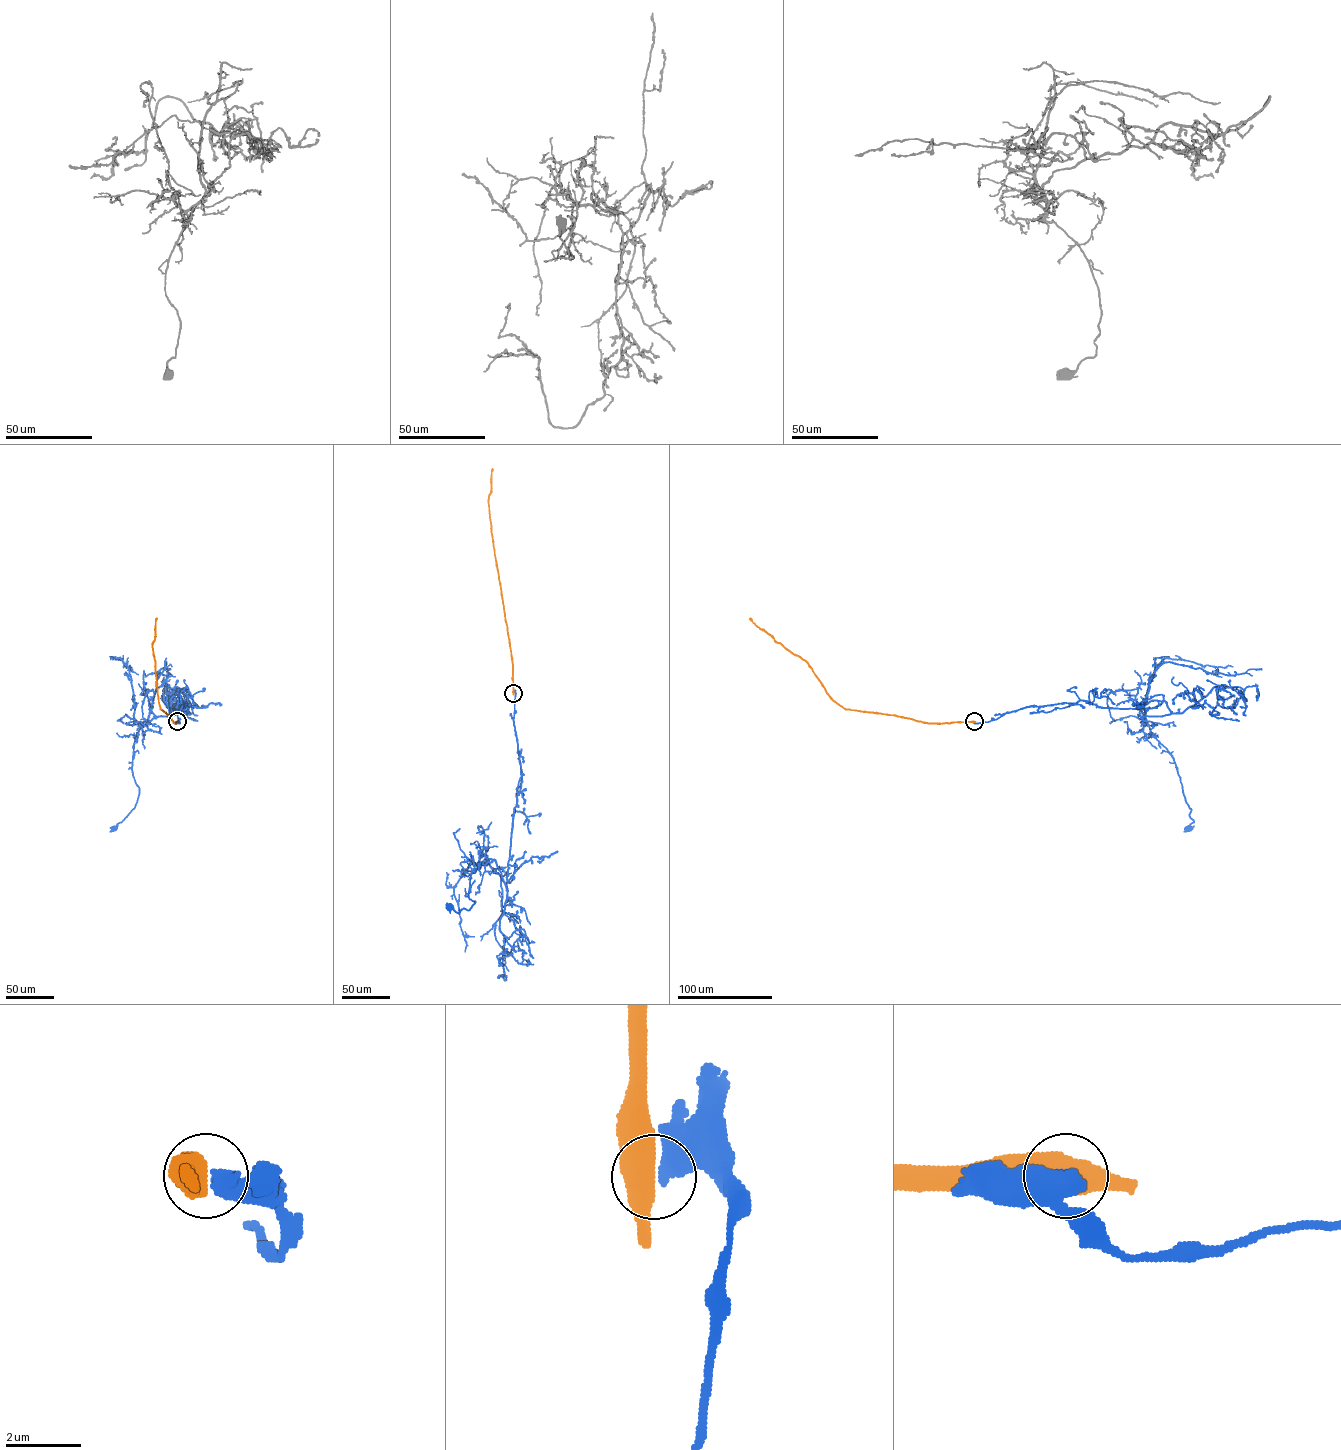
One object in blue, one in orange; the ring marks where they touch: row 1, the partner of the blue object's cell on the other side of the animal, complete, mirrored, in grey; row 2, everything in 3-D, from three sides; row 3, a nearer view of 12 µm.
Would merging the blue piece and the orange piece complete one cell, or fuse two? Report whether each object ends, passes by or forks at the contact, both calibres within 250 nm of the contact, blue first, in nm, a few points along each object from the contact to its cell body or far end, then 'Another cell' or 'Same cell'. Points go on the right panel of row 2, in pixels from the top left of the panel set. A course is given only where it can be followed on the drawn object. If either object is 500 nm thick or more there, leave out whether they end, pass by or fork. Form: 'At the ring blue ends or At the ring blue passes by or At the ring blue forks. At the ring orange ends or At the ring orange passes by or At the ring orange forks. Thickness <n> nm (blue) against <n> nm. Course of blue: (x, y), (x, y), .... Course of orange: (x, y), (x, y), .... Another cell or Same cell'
Thickness 480 nm (blue) against 550 nm. Course of blue: (974, 721), (1079, 700), (1147, 709), (1164, 700), (1170, 714), (1140, 716), (1177, 768), (1193, 822), (1187, 828). Course of orange: (974, 721), (924, 722), (844, 708), (827, 693), (807, 662), (777, 643), (750, 618). Another cell

